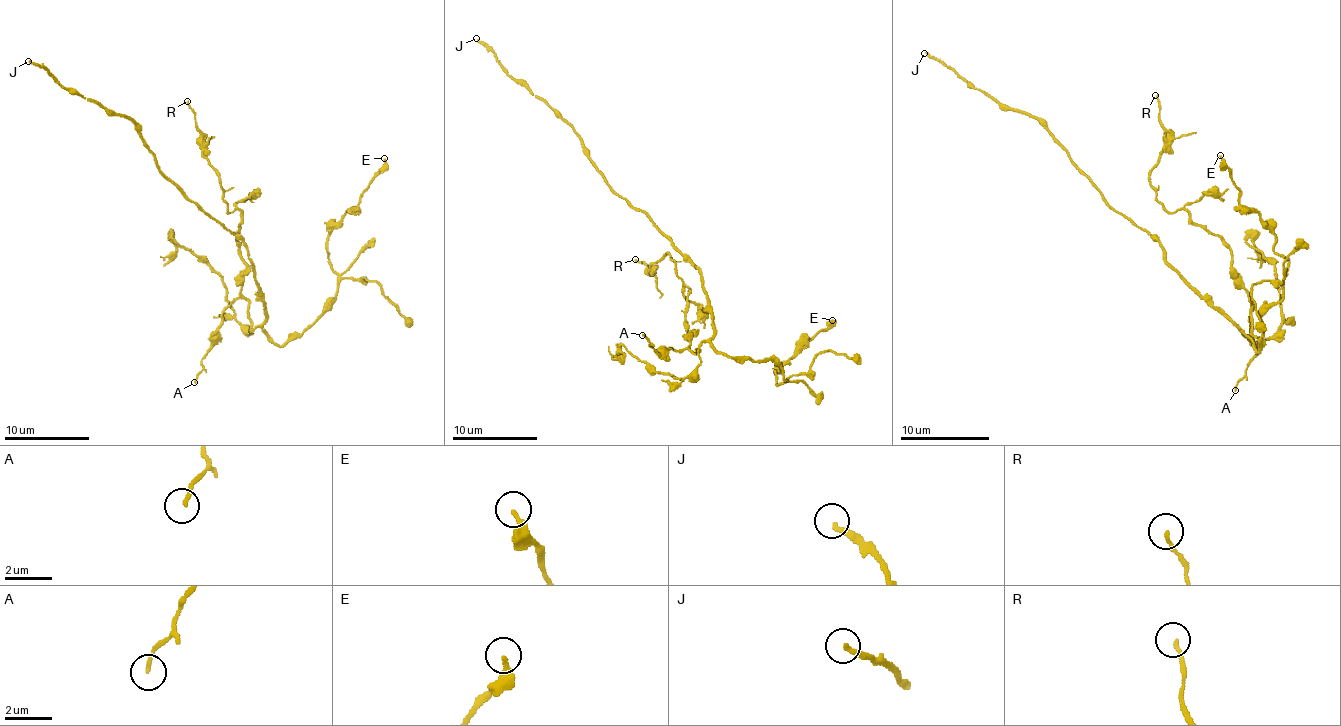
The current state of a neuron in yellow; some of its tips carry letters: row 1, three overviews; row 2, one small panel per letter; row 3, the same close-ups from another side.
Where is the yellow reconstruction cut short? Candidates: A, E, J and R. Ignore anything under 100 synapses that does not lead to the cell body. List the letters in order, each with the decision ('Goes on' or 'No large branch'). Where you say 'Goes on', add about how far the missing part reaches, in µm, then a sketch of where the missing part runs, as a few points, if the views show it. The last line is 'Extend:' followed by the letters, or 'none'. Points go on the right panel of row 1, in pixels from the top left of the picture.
A: No large branch
E: No large branch
J: Goes on. Missing length about 120 µm
R: No large branch
Extend: J

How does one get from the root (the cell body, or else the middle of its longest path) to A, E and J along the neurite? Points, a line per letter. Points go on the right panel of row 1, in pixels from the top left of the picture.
A: (1180, 275), (1244, 335), (1251, 330), (1253, 304), (1251, 301), (1249, 330), (1255, 357), (1235, 390)
E: (1180, 275), (1258, 353), (1262, 315), (1282, 297), (1289, 261), (1273, 250), (1275, 233), (1240, 204), (1220, 155)
J: (1180, 275), (1166, 261), (1164, 248), (1120, 215), (1033, 117), (1007, 110), (924, 53)

